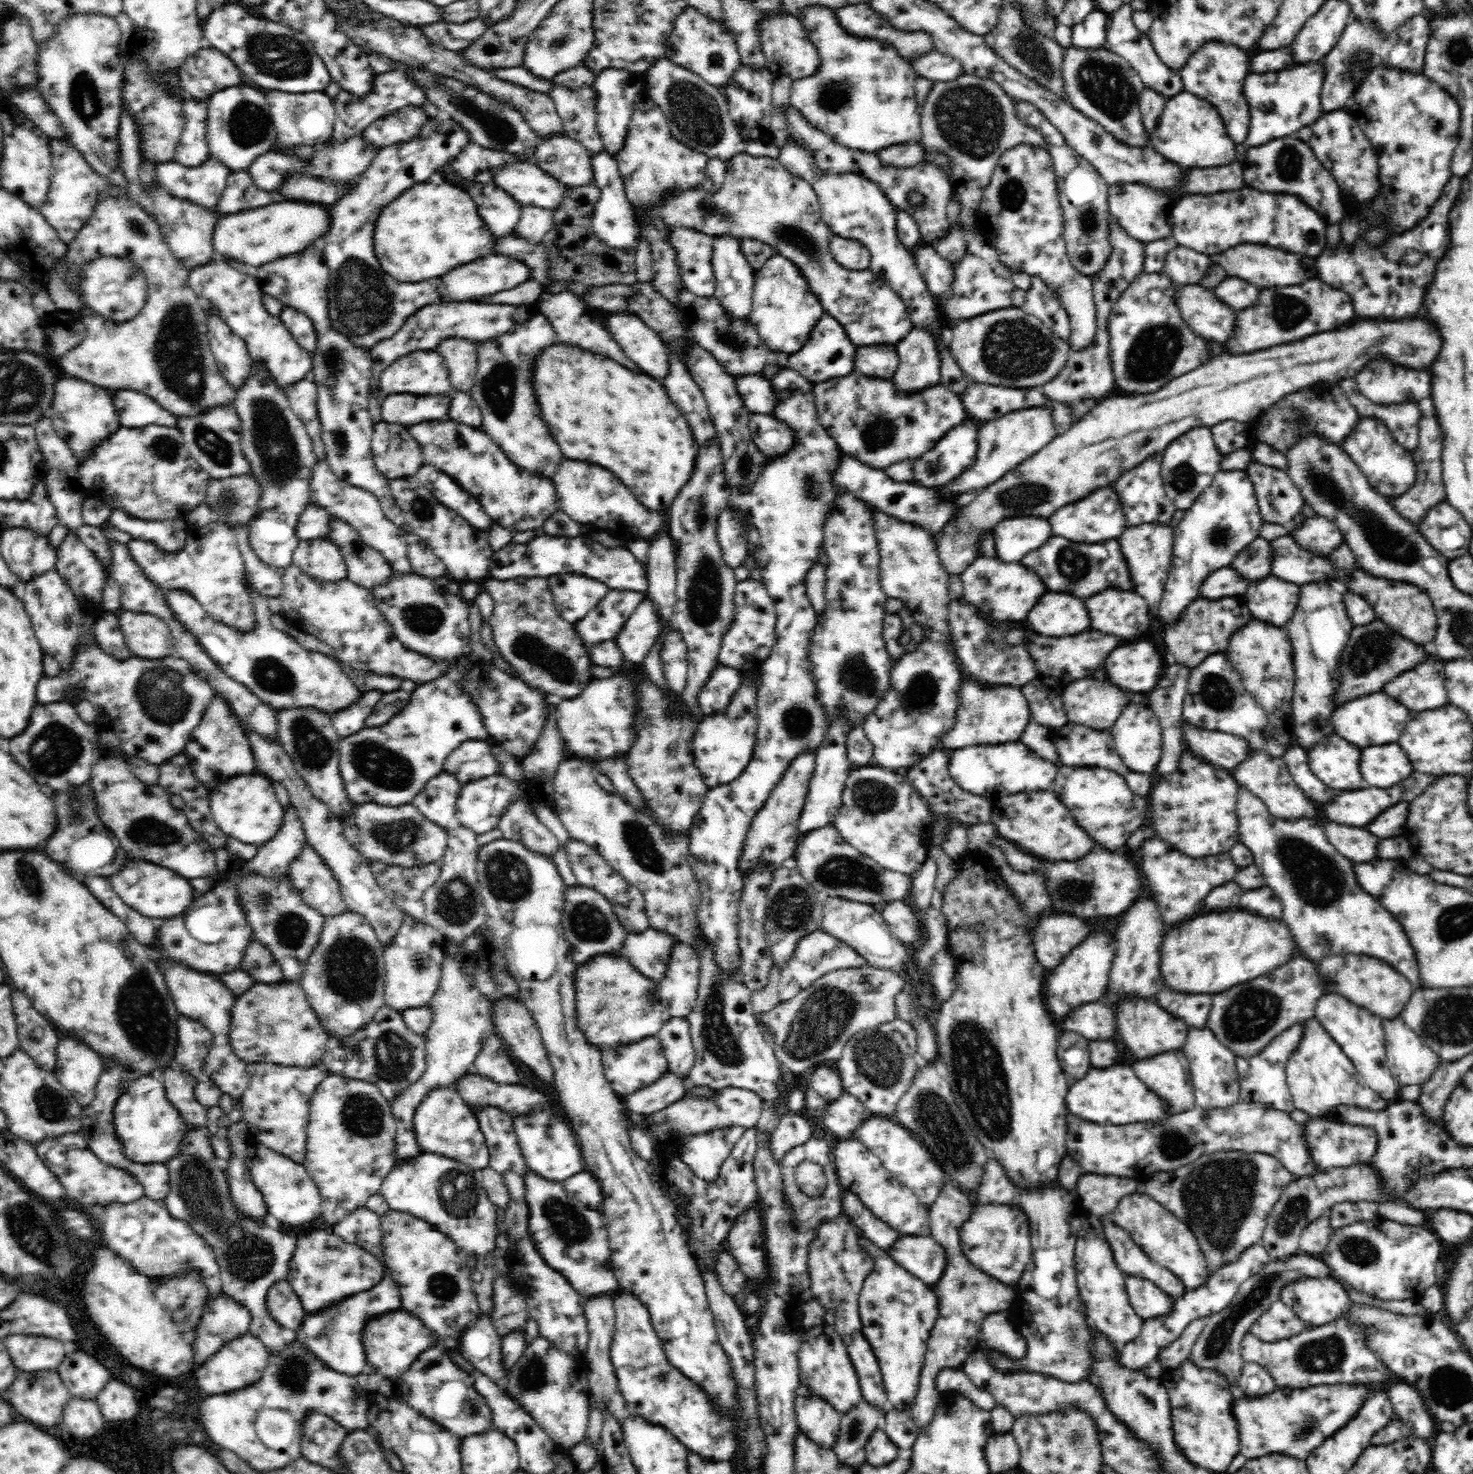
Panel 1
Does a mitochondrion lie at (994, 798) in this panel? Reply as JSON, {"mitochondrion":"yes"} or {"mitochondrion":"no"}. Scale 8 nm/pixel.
{"mitochondrion":"no"}

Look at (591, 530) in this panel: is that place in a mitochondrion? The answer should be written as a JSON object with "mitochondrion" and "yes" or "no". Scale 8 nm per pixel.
{"mitochondrion":"no"}

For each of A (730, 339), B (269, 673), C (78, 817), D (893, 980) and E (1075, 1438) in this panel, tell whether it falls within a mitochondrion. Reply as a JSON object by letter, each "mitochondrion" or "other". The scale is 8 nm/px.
{"A":"mitochondrion","B":"mitochondrion","C":"mitochondrion","D":"other","E":"mitochondrion"}

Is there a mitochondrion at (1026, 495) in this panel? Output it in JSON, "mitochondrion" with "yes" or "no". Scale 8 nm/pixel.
{"mitochondrion":"yes"}

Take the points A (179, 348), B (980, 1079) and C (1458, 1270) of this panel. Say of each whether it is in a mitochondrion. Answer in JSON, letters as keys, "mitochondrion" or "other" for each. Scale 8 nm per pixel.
{"A":"mitochondrion","B":"mitochondrion","C":"other"}

